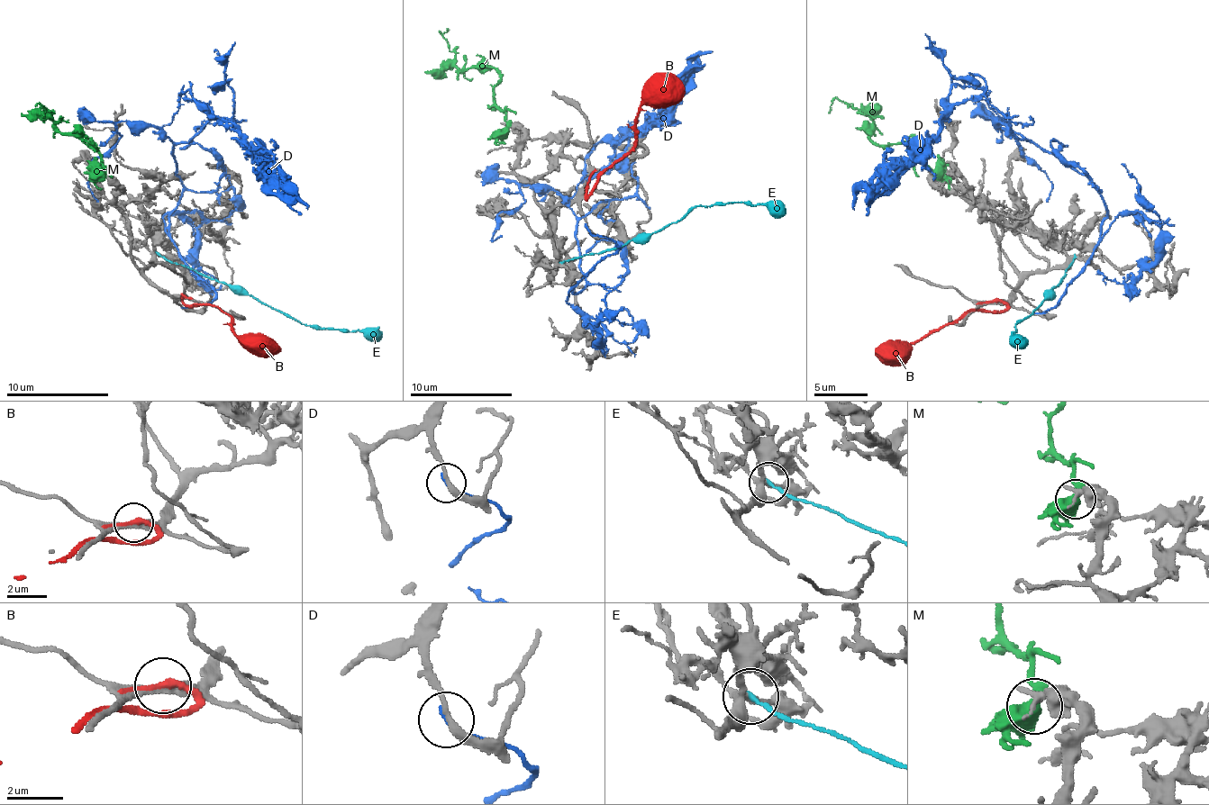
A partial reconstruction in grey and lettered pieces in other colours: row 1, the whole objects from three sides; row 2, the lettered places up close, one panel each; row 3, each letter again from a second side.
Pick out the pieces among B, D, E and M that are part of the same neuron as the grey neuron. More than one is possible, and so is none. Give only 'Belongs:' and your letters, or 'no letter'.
Belongs: no letter

